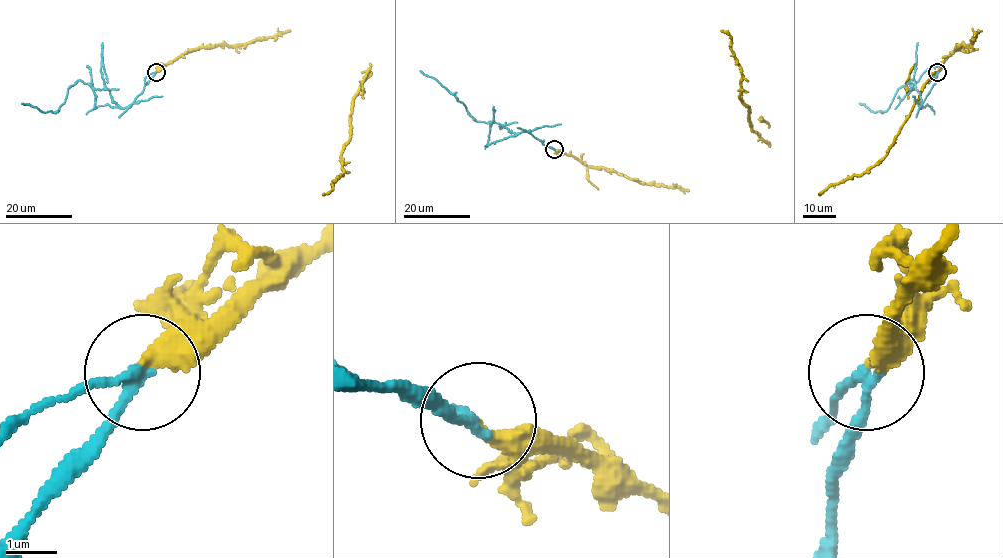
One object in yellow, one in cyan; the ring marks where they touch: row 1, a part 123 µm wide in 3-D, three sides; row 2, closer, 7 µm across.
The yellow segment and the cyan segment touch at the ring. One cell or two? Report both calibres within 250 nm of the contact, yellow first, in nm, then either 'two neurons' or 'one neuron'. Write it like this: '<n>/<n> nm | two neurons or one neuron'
380/170 nm | two neurons

